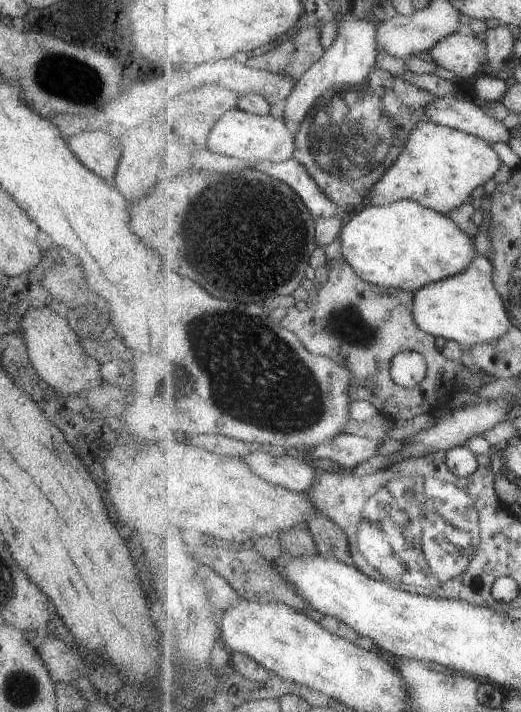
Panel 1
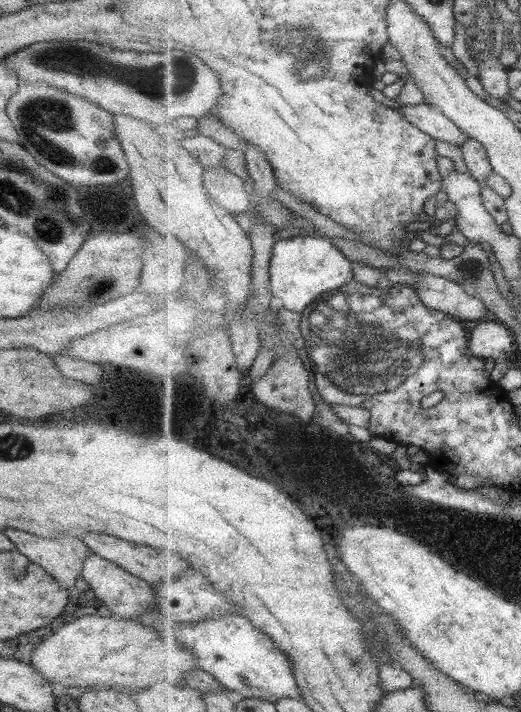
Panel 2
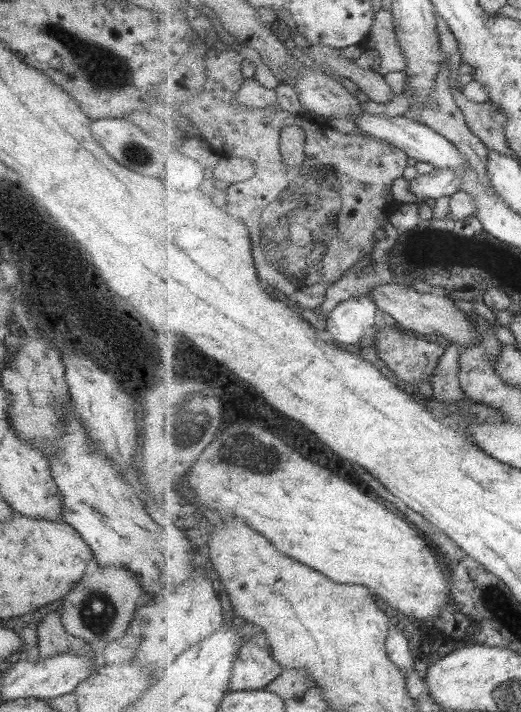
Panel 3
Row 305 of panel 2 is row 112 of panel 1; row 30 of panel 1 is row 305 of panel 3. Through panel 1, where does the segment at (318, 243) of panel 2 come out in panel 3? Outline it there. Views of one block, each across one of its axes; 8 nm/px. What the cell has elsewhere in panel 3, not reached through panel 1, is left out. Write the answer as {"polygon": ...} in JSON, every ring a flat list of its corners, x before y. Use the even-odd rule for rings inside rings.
{"polygon":[[369,296,341,301,326,318,326,329,338,343,355,344,375,330,377,303]]}

